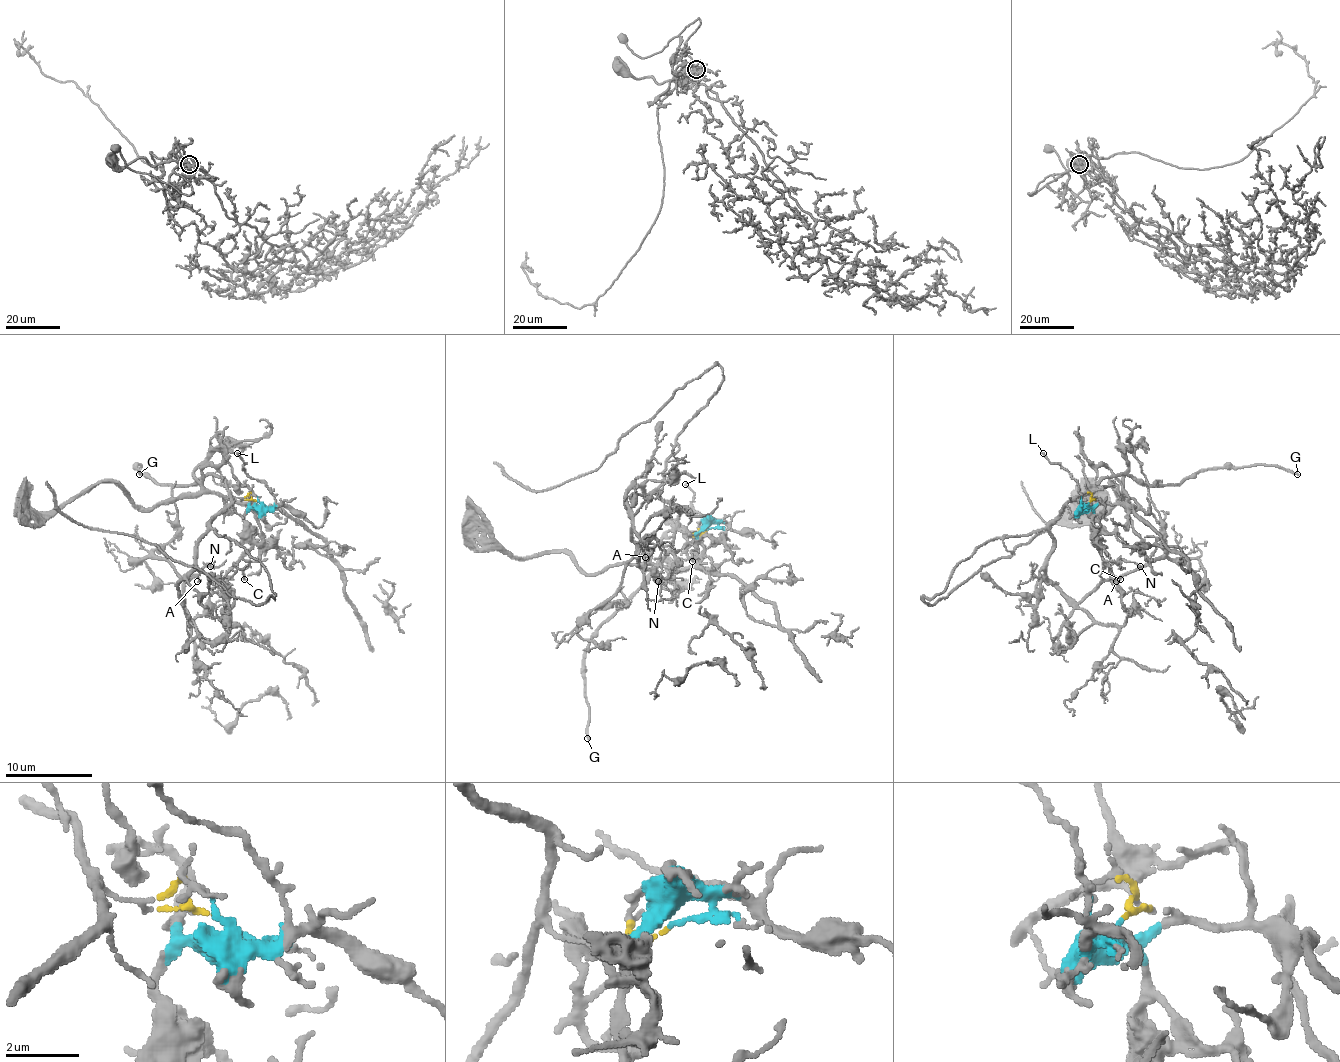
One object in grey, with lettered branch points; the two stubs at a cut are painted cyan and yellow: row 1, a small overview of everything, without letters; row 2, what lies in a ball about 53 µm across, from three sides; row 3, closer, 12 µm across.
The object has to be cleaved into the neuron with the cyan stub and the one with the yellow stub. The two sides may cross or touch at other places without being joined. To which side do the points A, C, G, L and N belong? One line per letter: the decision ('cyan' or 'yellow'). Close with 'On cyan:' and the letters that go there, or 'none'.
A: yellow
C: cyan
G: yellow
L: cyan
N: yellow
On cyan: C, L

